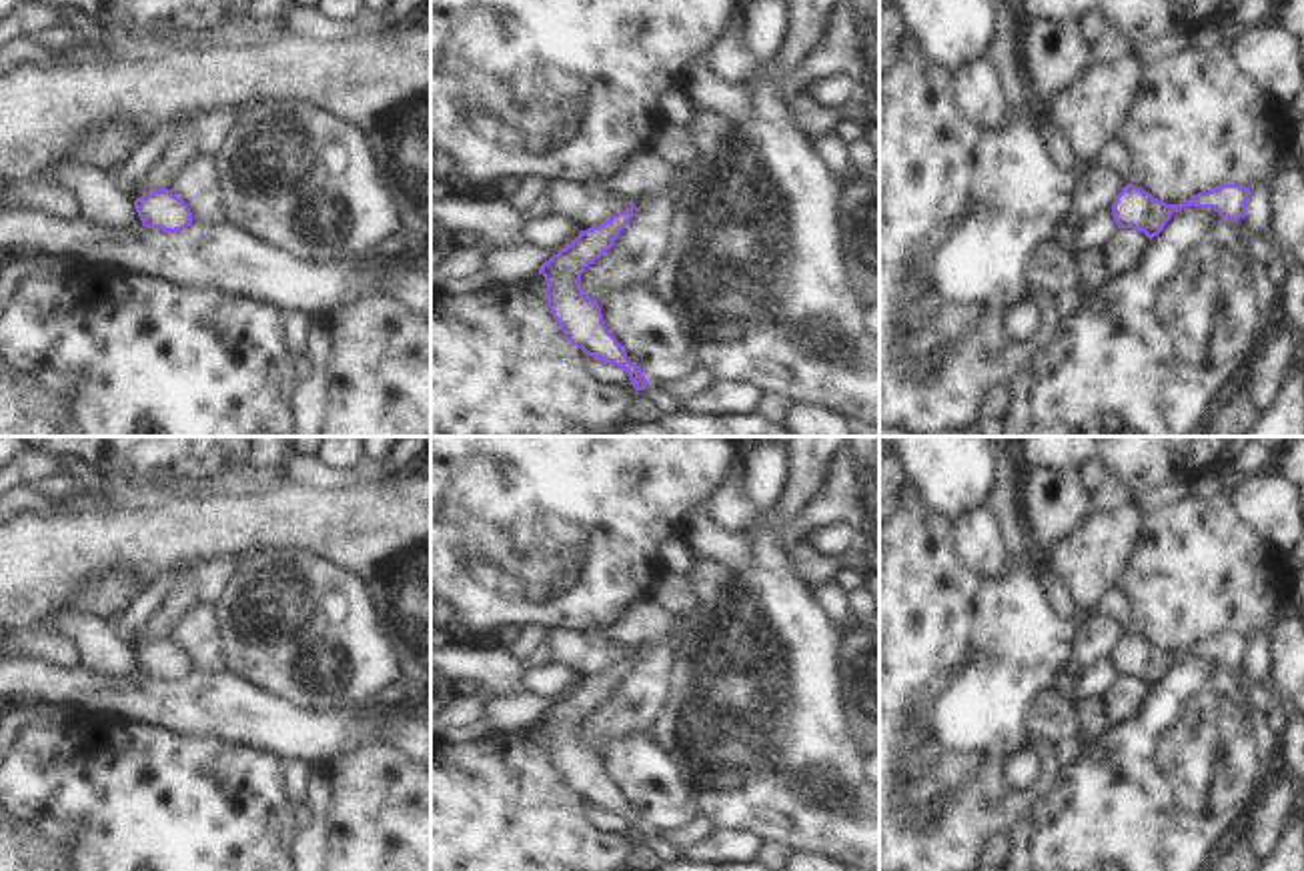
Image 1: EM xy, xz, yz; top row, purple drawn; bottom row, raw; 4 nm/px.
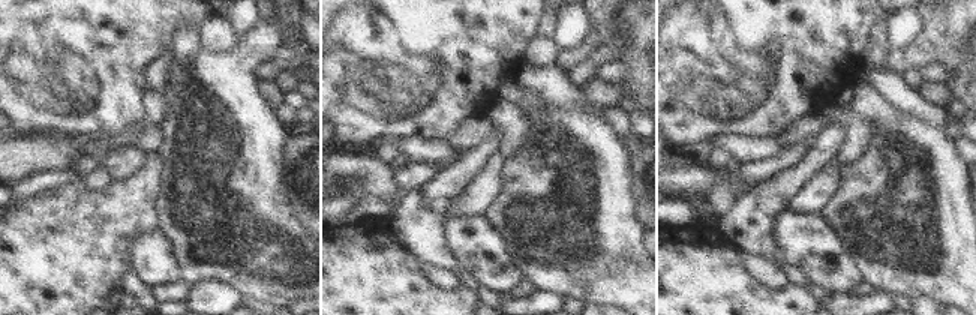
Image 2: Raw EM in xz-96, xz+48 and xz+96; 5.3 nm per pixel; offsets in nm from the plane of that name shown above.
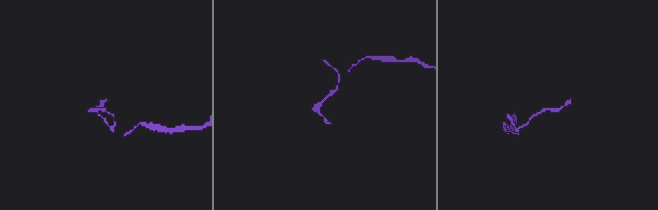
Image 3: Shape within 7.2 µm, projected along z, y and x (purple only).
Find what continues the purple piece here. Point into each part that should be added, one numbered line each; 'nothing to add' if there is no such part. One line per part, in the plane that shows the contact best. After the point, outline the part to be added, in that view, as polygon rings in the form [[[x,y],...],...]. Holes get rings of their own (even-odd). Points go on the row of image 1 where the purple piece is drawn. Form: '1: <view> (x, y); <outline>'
nothing to add

